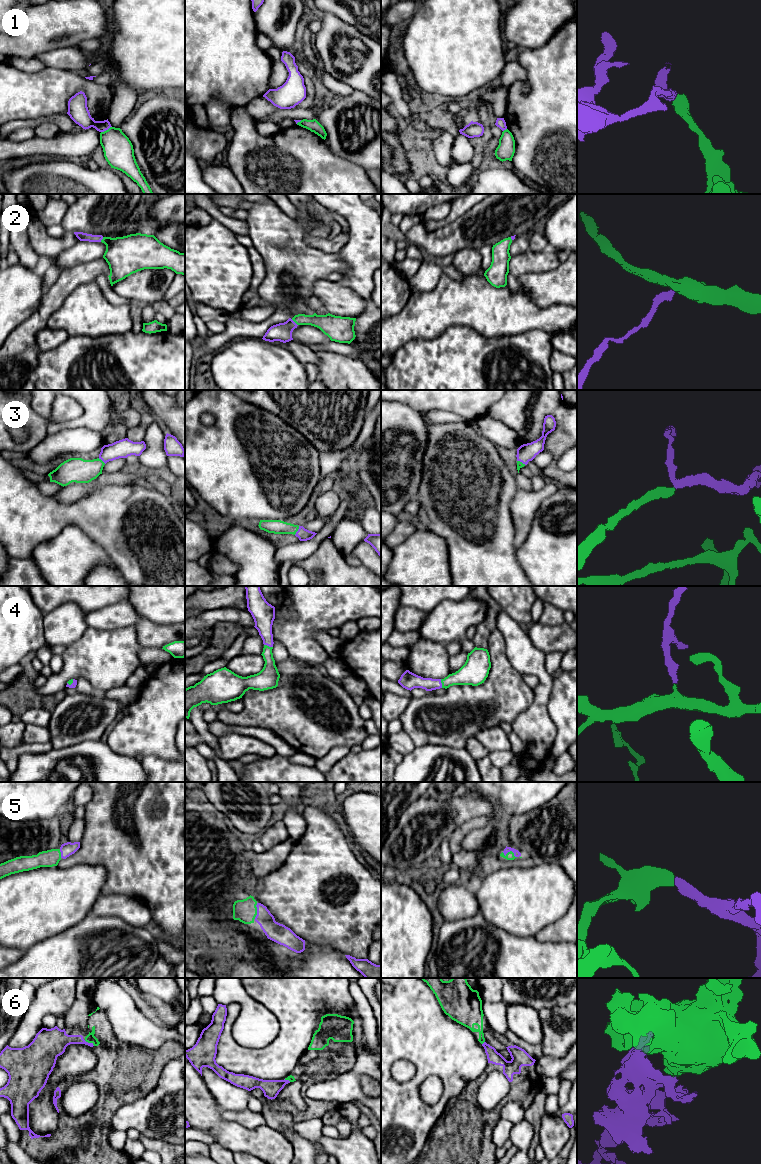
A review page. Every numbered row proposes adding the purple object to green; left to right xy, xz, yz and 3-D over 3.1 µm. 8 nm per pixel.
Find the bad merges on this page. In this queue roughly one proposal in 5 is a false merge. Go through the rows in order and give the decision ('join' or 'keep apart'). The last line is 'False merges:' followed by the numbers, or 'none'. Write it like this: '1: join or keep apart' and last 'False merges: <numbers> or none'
1: keep apart
2: join
3: join
4: join
5: join
6: join
False merges: 1

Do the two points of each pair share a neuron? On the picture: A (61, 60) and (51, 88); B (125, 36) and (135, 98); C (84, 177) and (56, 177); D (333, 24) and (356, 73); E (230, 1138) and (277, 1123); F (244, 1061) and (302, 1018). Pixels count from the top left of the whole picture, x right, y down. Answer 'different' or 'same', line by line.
A: different
B: different
C: same
D: same
E: different
F: same

